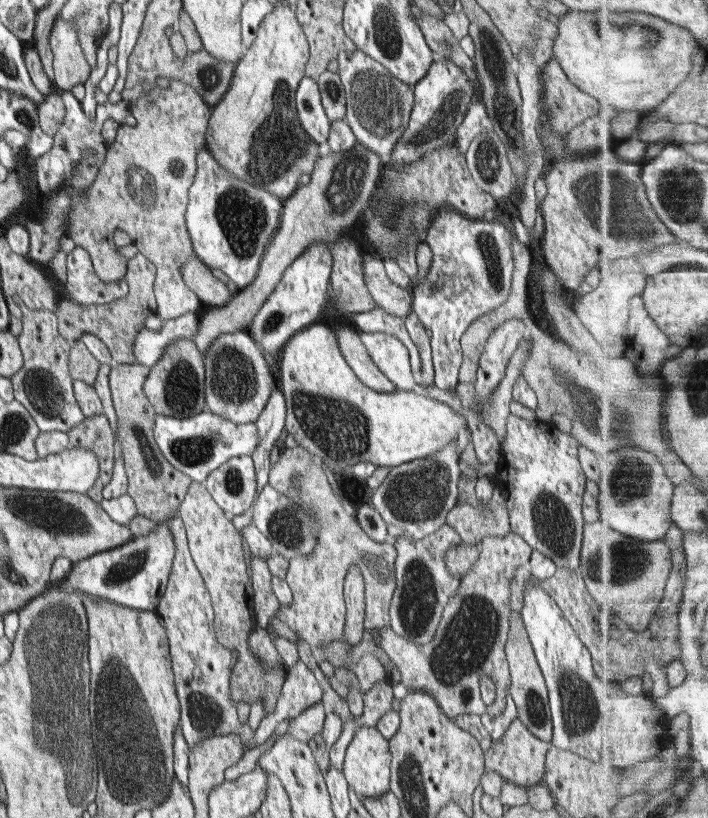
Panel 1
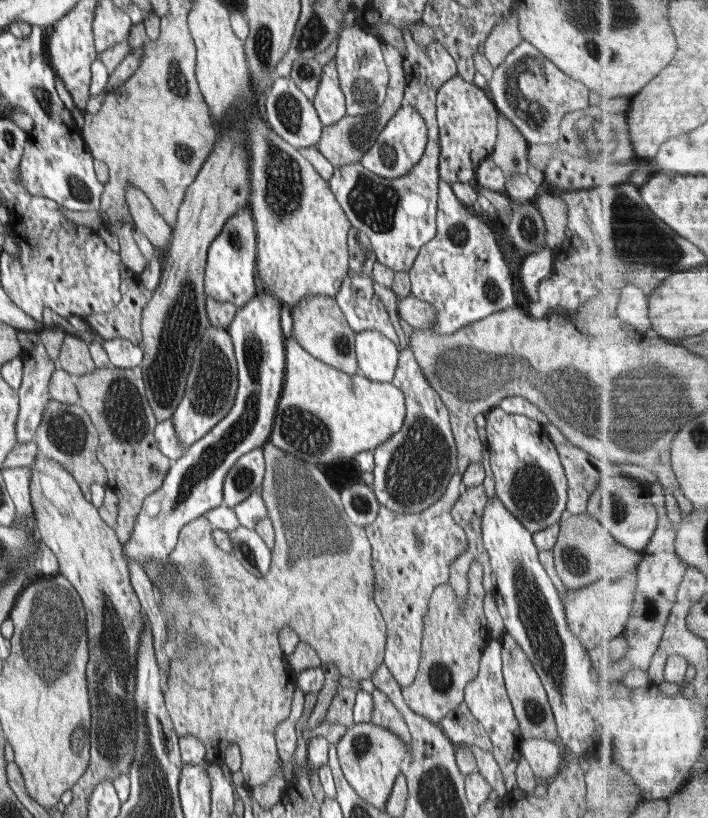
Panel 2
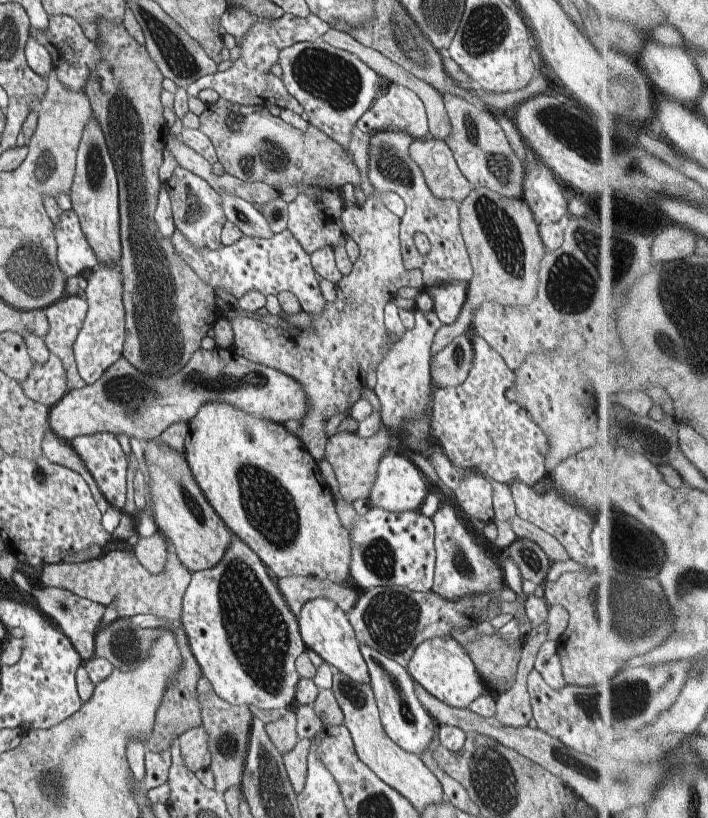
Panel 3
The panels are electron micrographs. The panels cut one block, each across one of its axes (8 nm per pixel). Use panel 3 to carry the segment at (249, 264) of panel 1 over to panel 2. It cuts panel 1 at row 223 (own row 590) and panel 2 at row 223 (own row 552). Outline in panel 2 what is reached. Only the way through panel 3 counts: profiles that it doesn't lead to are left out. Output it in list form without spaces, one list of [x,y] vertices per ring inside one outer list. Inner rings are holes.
[[[246,206],[226,220],[223,229],[209,246],[205,264],[205,294],[212,296],[212,298],[216,299],[218,302],[231,302],[238,309],[244,306],[249,300],[252,300],[259,291],[256,270],[256,245],[257,236],[254,217],[251,213],[251,208]]]

